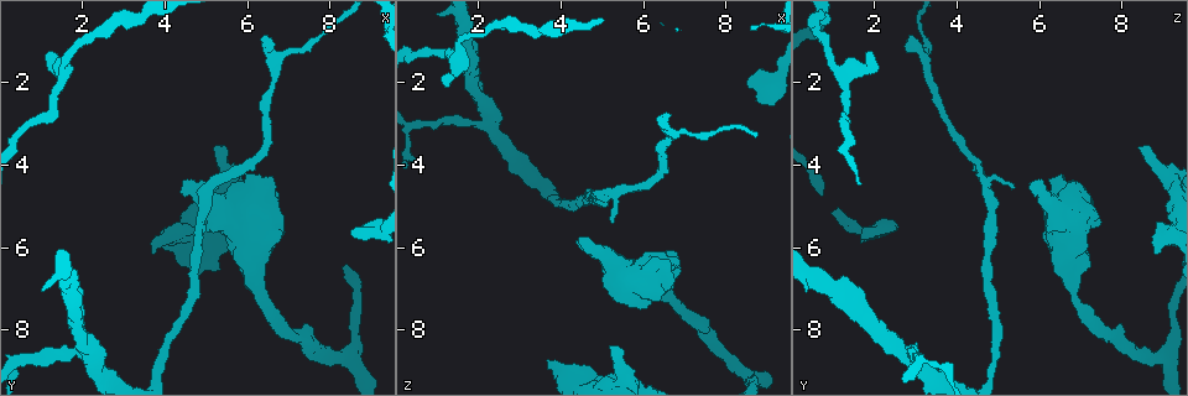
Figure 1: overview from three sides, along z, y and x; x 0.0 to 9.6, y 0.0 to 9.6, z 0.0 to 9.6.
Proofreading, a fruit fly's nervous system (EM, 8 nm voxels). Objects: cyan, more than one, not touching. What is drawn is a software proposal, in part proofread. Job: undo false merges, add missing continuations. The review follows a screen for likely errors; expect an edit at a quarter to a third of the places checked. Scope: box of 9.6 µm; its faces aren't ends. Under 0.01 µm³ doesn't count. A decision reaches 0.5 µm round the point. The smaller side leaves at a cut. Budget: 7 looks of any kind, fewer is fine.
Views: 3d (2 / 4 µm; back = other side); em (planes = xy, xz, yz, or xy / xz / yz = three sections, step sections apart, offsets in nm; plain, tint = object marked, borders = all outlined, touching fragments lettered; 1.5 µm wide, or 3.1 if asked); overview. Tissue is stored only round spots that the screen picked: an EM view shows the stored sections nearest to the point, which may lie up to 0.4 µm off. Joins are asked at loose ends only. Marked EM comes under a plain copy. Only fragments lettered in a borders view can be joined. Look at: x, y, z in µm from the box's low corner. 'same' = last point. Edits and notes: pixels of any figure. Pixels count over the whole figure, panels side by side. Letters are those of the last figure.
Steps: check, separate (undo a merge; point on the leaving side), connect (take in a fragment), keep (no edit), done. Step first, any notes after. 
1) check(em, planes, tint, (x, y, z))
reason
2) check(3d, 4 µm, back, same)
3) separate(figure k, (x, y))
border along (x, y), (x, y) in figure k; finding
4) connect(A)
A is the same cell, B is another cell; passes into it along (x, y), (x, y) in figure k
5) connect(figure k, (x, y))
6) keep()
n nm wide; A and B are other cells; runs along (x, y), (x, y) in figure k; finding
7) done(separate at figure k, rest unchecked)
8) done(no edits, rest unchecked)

check(em, yz, step 4, borders, (5.25, 3.55, 8.45))
an open end

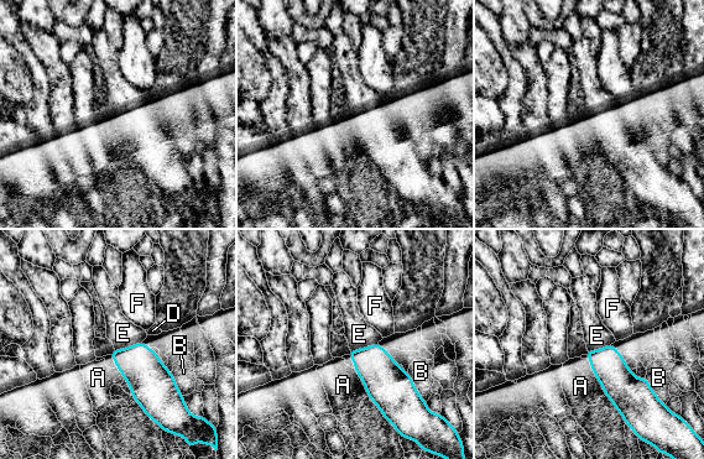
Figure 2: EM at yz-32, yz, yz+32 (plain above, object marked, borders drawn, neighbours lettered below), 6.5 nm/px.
check(em, planes, borders, same)

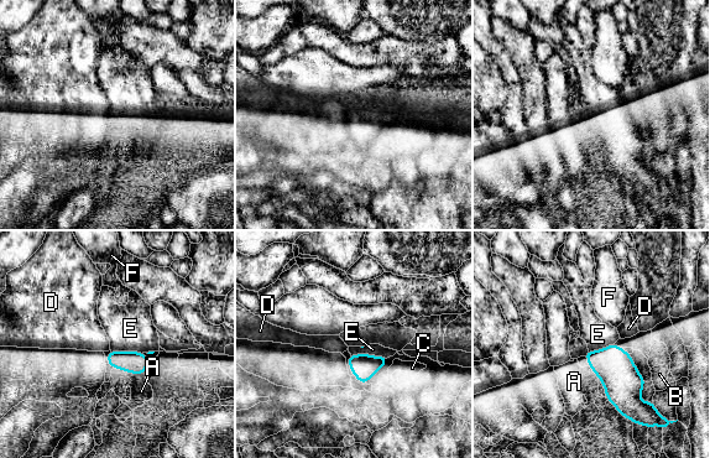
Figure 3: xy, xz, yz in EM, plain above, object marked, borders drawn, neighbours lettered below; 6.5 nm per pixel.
connect(E)
140 nm wide; E is the same cell, A, B, C, D and F are other cells; passes into it along (364, 367), (367, 354), (372, 349) in figure 3; the neuron continues

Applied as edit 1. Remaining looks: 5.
check(em, planes, borders, (4.40, 4.40, 5.85))
free end

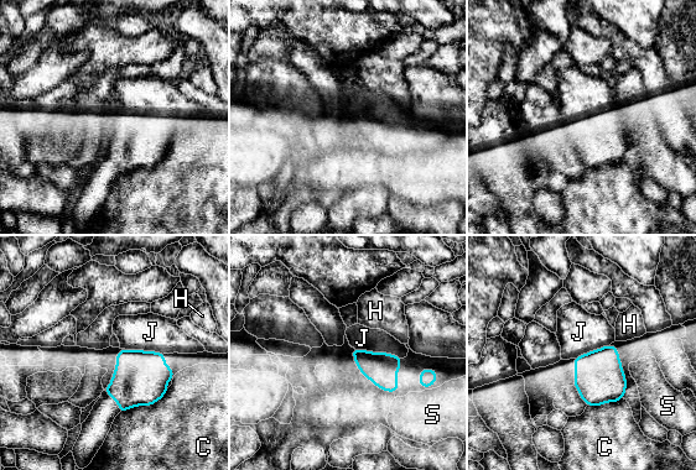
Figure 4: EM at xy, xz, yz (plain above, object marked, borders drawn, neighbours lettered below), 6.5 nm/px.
connect(J)
J is the same cell, C, H and S are other cells; it goes on there

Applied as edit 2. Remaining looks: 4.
done(connect at figure 3, connect at figure 4, rest unchecked)

